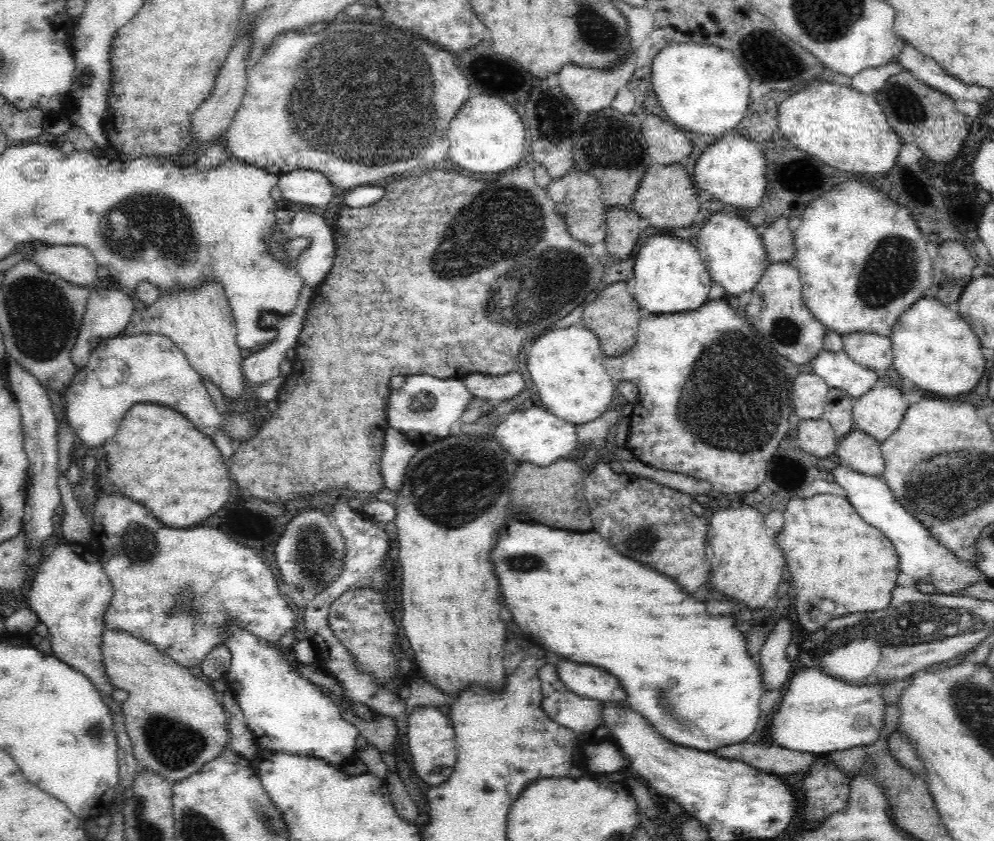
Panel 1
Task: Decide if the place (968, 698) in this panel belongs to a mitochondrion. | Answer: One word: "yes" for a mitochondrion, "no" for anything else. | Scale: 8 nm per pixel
yes

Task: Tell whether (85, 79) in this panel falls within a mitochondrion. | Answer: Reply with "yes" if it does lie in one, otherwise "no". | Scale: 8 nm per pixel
yes

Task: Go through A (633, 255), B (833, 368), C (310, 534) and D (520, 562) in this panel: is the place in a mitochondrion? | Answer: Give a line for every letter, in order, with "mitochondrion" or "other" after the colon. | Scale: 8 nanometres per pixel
A: other
B: other
C: mitochondrion
D: mitochondrion

